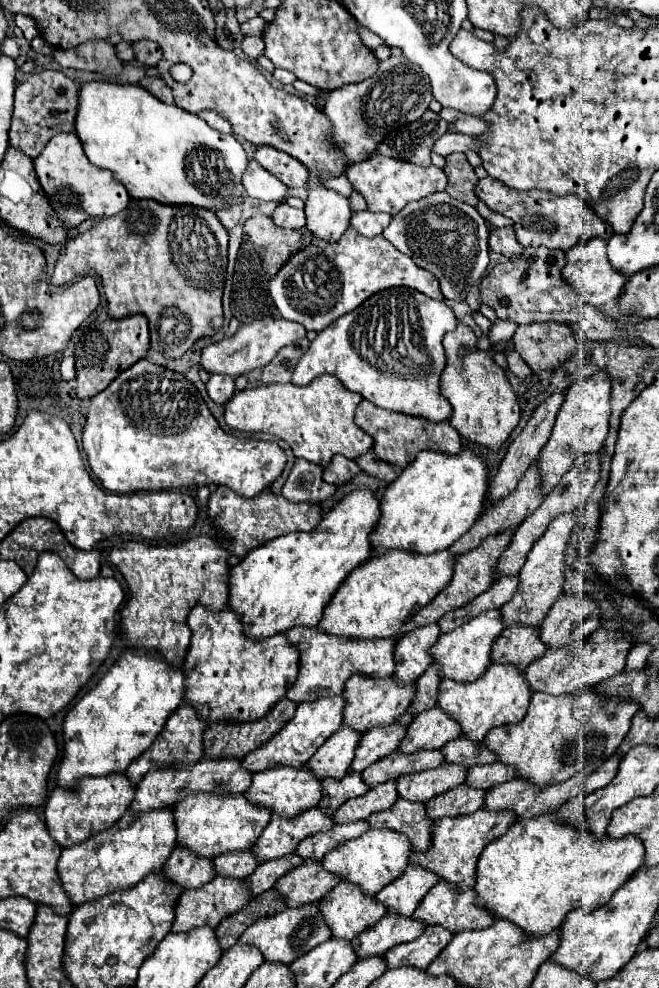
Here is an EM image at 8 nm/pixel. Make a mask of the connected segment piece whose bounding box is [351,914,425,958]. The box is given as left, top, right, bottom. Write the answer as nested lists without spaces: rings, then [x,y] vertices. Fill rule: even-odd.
[[[385,914],[375,926],[367,928],[363,934],[351,940],[351,946],[355,948],[357,958],[385,956],[389,948],[415,940],[423,932],[423,928],[423,922],[415,922],[409,916],[403,918]]]

